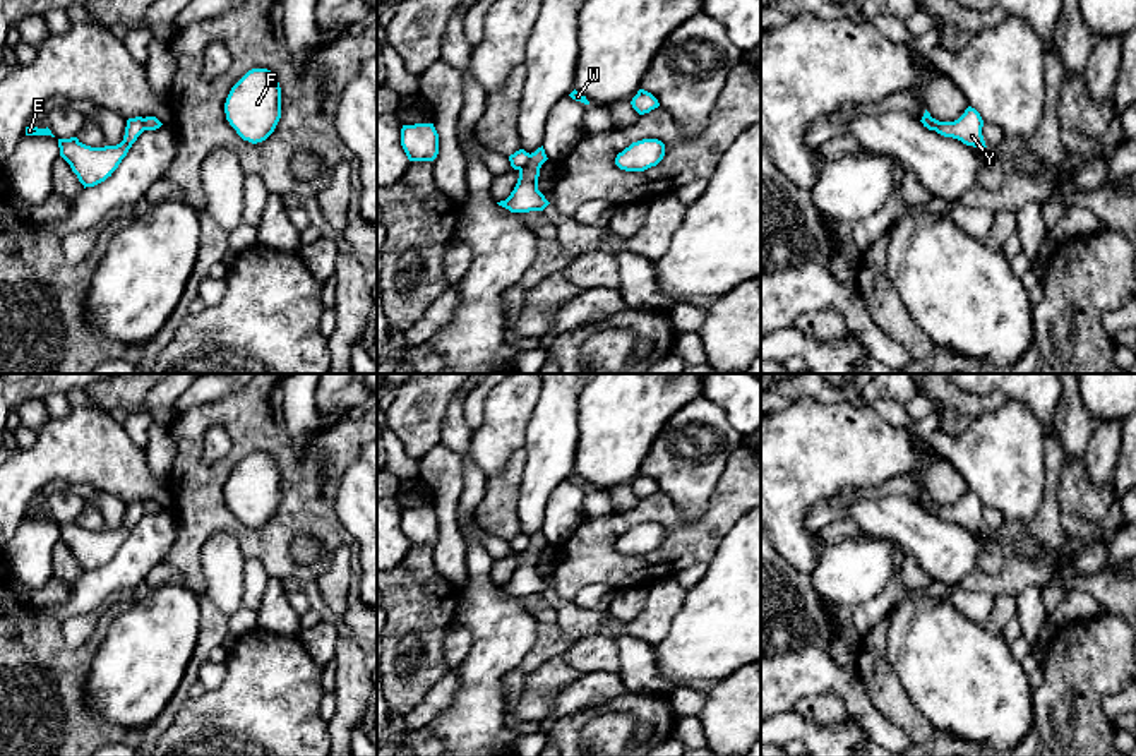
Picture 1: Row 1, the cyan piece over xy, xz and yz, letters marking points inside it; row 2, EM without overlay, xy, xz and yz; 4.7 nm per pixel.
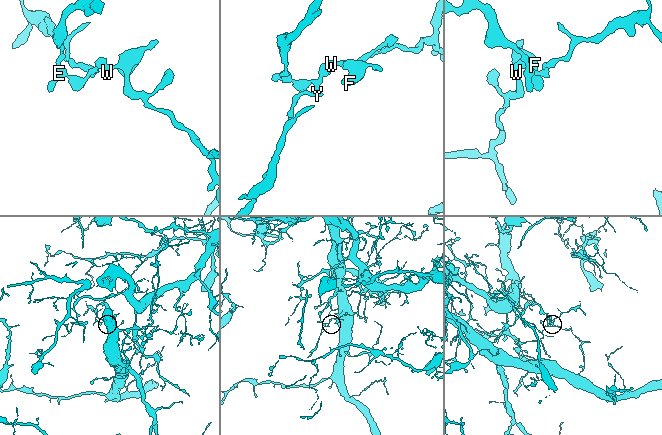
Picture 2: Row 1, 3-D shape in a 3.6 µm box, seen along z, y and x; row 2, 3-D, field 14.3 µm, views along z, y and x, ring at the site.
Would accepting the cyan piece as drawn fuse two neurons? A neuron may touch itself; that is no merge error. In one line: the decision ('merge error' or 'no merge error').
merge error

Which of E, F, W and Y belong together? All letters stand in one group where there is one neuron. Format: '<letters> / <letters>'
E / F W Y

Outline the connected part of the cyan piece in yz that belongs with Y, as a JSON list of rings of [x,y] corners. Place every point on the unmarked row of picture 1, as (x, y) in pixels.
[[[968,490],[965,497],[954,506],[939,506],[930,501],[927,509],[932,511],[937,518],[958,523],[966,530],[984,533],[987,531],[982,519],[984,504],[980,497],[972,490]]]

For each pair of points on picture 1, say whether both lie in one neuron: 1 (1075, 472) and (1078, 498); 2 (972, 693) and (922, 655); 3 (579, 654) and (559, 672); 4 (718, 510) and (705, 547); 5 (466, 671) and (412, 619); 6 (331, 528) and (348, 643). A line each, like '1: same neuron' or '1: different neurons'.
1: same neuron
2: same neuron
3: different neurons
4: same neuron
5: different neurons
6: different neurons

